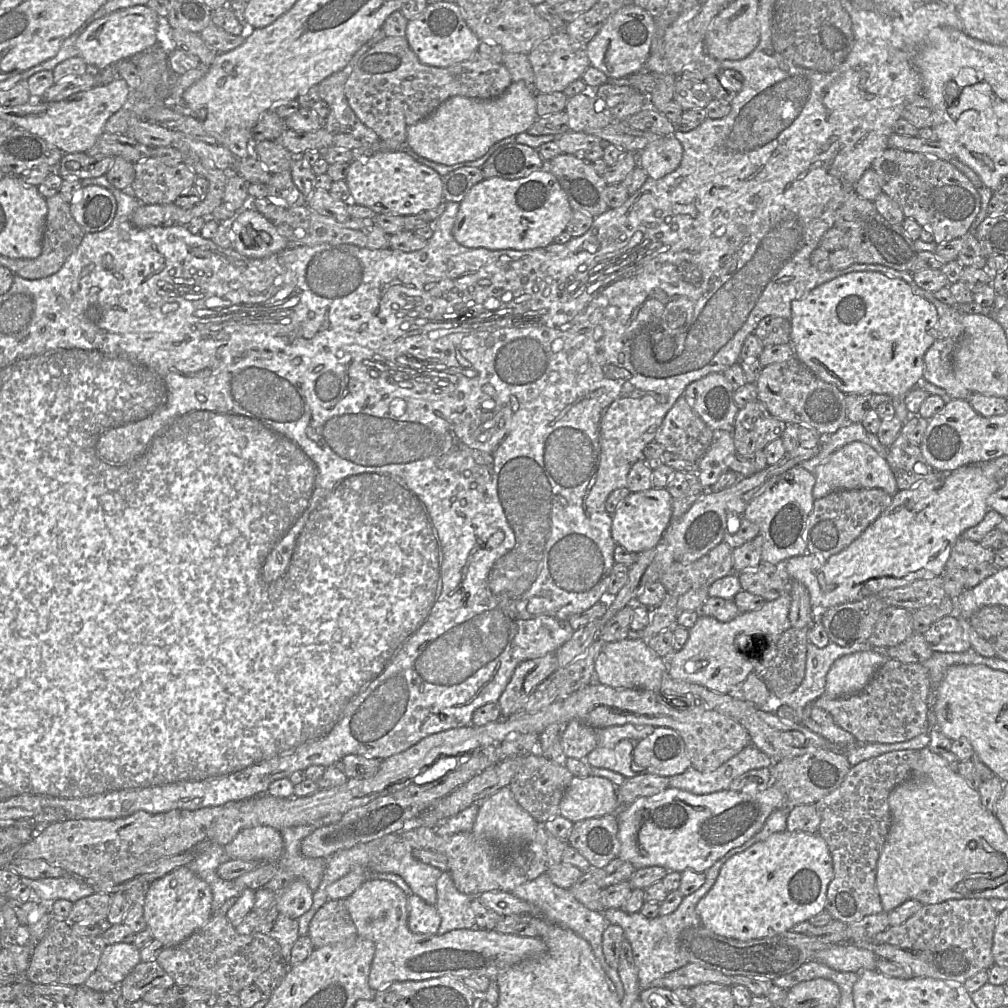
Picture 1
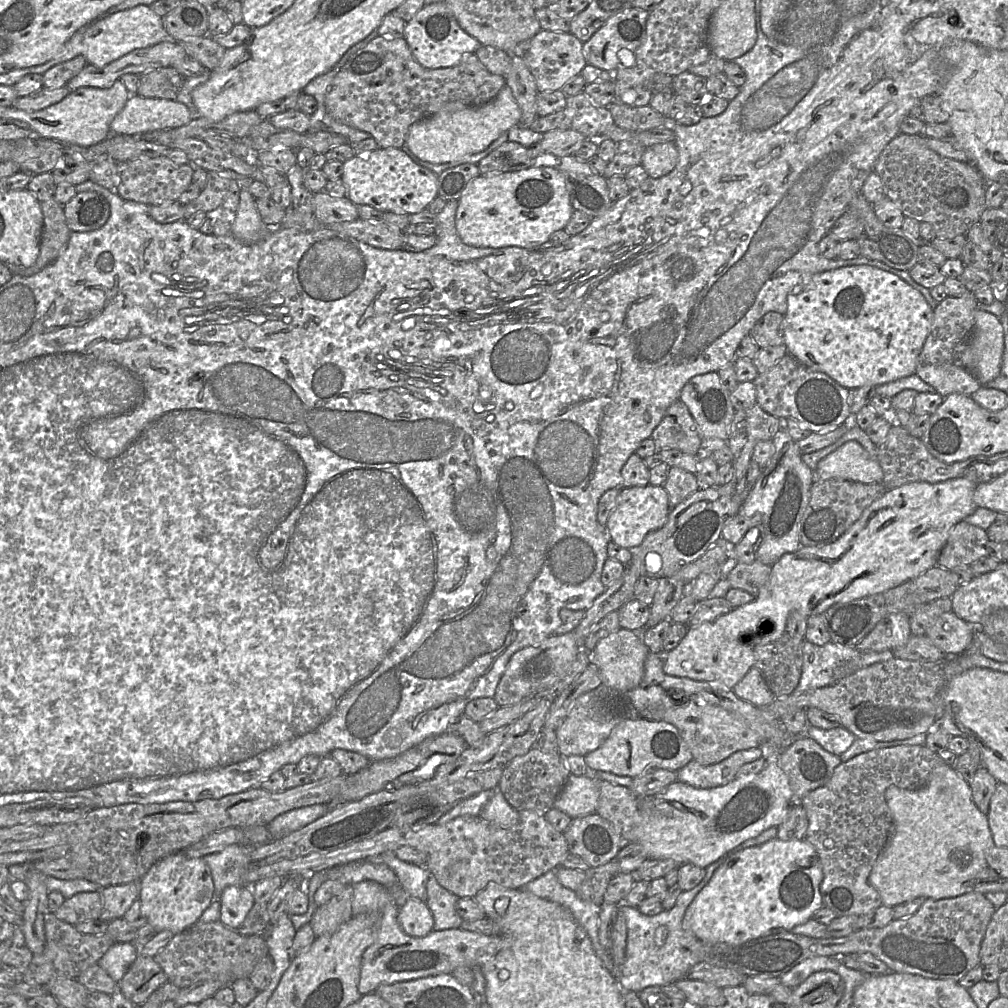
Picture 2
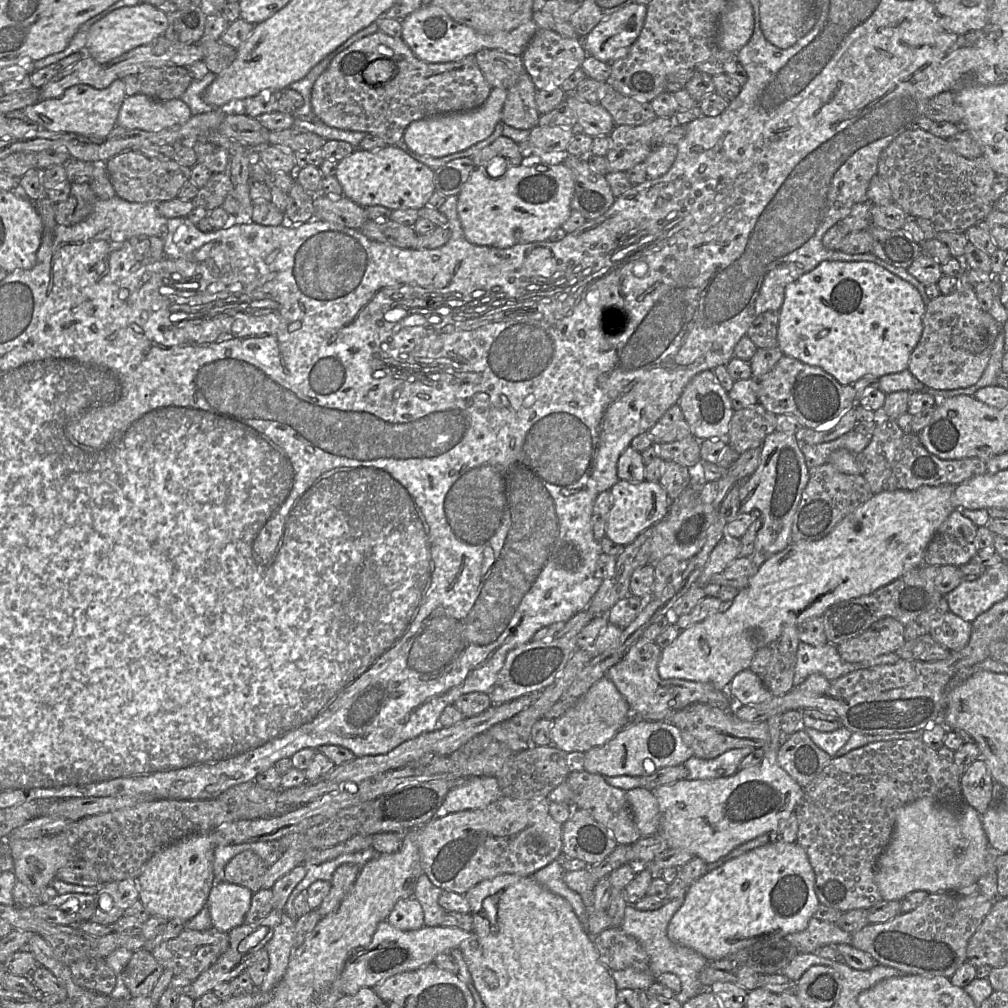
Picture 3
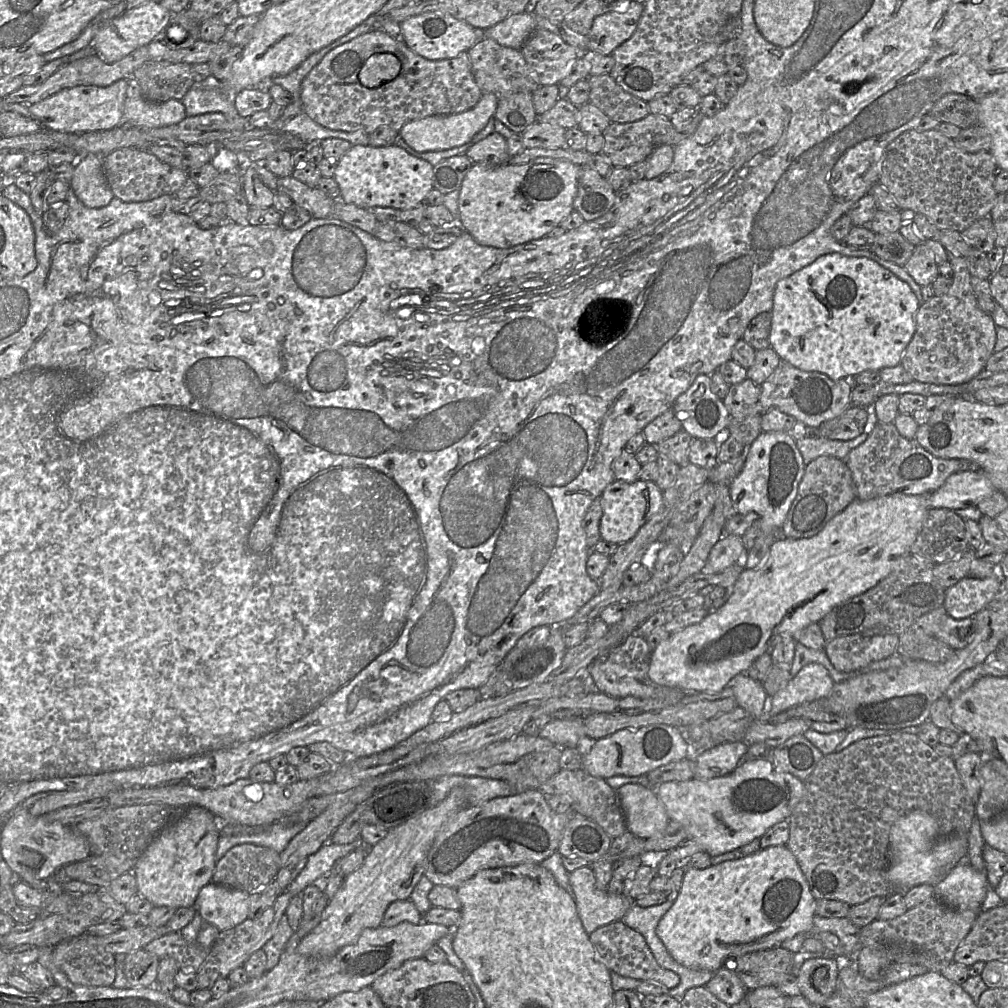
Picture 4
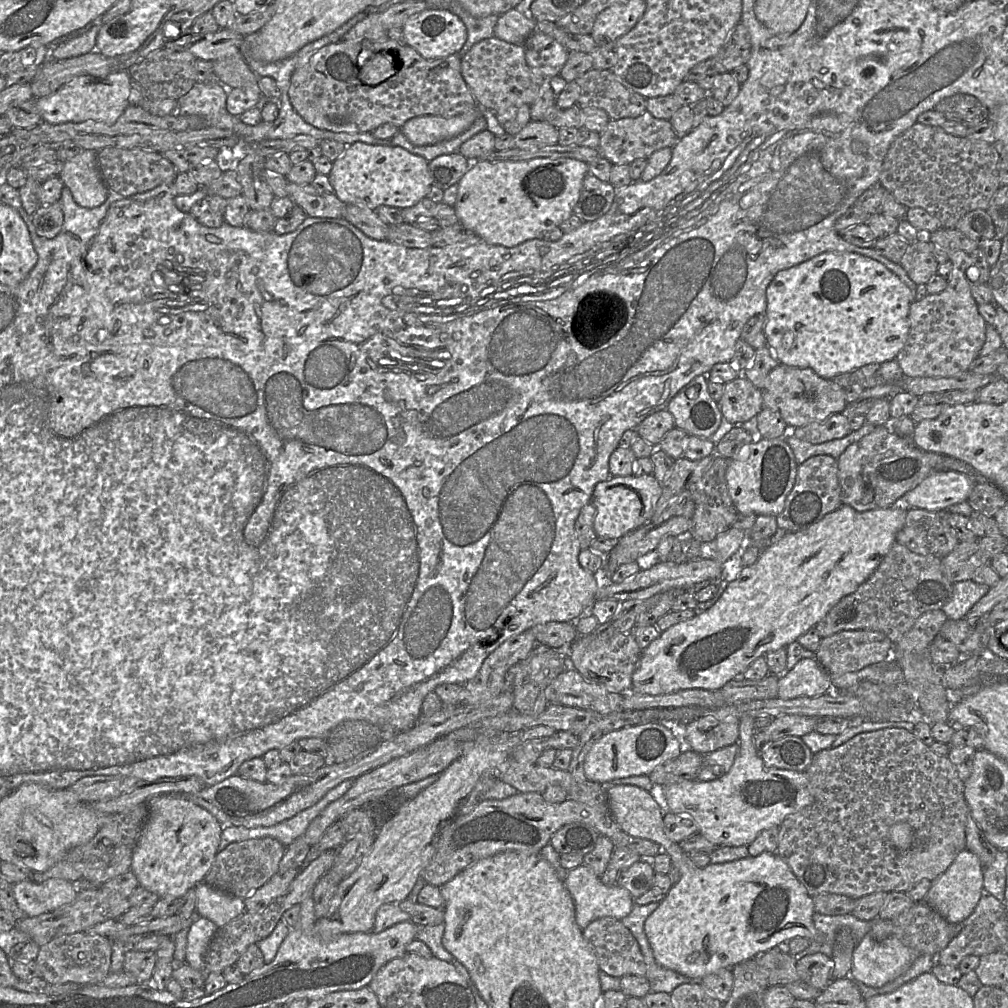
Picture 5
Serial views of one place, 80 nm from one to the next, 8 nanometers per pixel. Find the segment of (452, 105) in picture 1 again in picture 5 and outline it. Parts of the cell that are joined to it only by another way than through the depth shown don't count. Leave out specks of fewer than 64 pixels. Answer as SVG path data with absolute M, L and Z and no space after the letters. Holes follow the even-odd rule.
M478 109L454 117L416 116L408 120L401 132L414 145L424 146L453 138L467 130L481 115Z

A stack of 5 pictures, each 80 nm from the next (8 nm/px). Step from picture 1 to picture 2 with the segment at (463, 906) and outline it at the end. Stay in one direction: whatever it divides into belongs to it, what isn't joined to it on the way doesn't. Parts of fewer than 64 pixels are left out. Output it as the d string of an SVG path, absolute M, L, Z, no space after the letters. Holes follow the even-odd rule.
M432 874L428 877L426 891L426 904L434 918L433 930L460 928L463 919L456 910L458 897L442 887Z

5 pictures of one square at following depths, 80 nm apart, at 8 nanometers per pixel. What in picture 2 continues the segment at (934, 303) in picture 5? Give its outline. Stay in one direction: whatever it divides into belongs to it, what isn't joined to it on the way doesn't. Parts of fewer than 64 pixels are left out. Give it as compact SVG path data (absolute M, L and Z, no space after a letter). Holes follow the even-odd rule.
M967 290L960 297L947 296L933 309L930 332L917 359L915 374L942 397L952 393L972 396L982 387L977 378L959 362L959 355L974 329L974 313L977 307L974 293Z

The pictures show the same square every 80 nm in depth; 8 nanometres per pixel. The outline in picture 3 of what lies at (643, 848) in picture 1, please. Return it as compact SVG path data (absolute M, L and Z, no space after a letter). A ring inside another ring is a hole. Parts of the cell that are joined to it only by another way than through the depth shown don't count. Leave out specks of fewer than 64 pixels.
M774 715L767 720L769 740L764 746L764 757L755 766L738 769L733 775L714 779L682 779L653 790L660 814L660 835L669 848L681 848L707 864L719 860L737 846L762 834L775 830L779 823L787 819L802 797L803 788L777 762L777 753L785 736L781 731L781 715Z

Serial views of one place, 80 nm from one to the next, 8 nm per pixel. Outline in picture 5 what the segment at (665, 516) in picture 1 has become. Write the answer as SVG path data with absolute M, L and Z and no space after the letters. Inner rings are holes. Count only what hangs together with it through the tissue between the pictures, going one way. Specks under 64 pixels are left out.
M651 475L610 476L596 484L591 504L596 509L594 531L597 536L618 541L651 519L661 496L660 482Z

